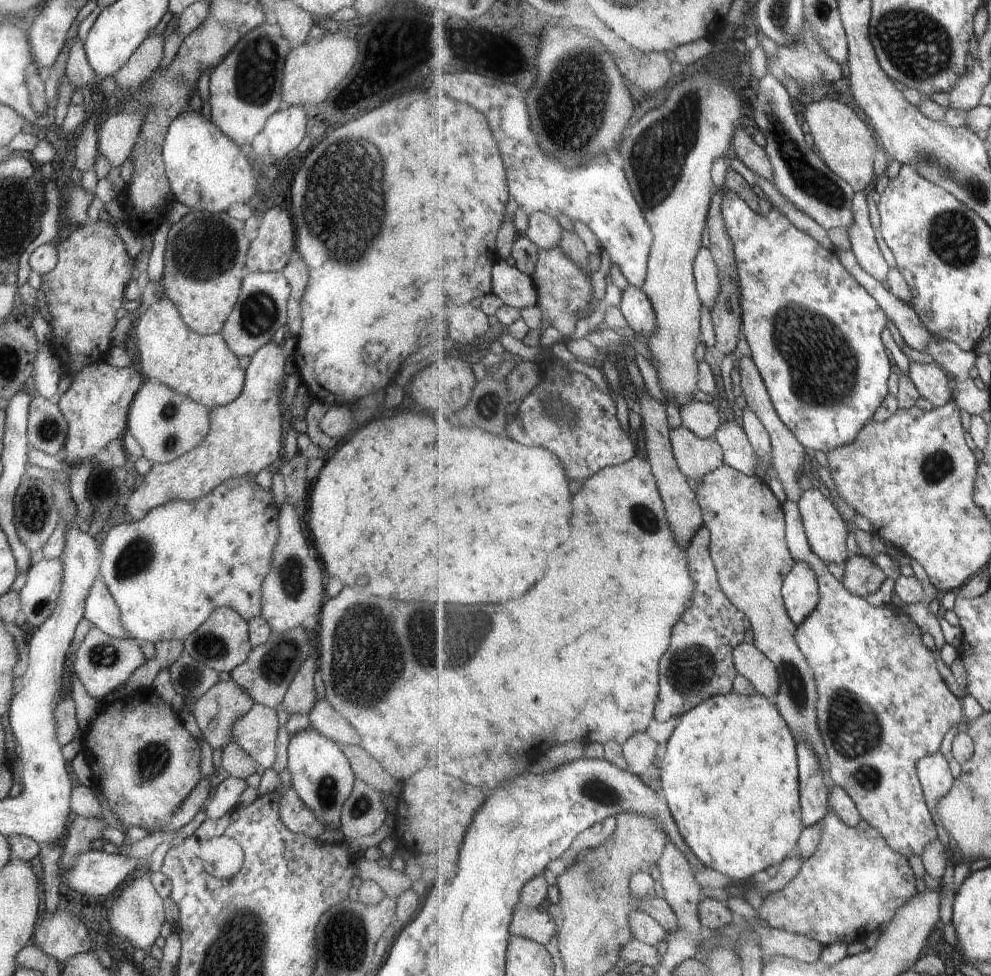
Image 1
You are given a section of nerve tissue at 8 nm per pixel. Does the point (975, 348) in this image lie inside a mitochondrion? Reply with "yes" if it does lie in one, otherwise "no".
no

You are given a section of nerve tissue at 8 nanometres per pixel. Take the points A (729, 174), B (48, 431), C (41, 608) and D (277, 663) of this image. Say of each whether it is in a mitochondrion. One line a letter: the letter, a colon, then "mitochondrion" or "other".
A: other
B: mitochondrion
C: mitochondrion
D: mitochondrion

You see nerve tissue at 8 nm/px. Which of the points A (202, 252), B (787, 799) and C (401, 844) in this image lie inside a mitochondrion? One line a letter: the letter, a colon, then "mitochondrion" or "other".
A: mitochondrion
B: other
C: other

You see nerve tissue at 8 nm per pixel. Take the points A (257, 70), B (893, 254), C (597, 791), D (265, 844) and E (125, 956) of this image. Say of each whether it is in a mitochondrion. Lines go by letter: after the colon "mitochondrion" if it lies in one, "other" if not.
A: mitochondrion
B: other
C: mitochondrion
D: other
E: other

